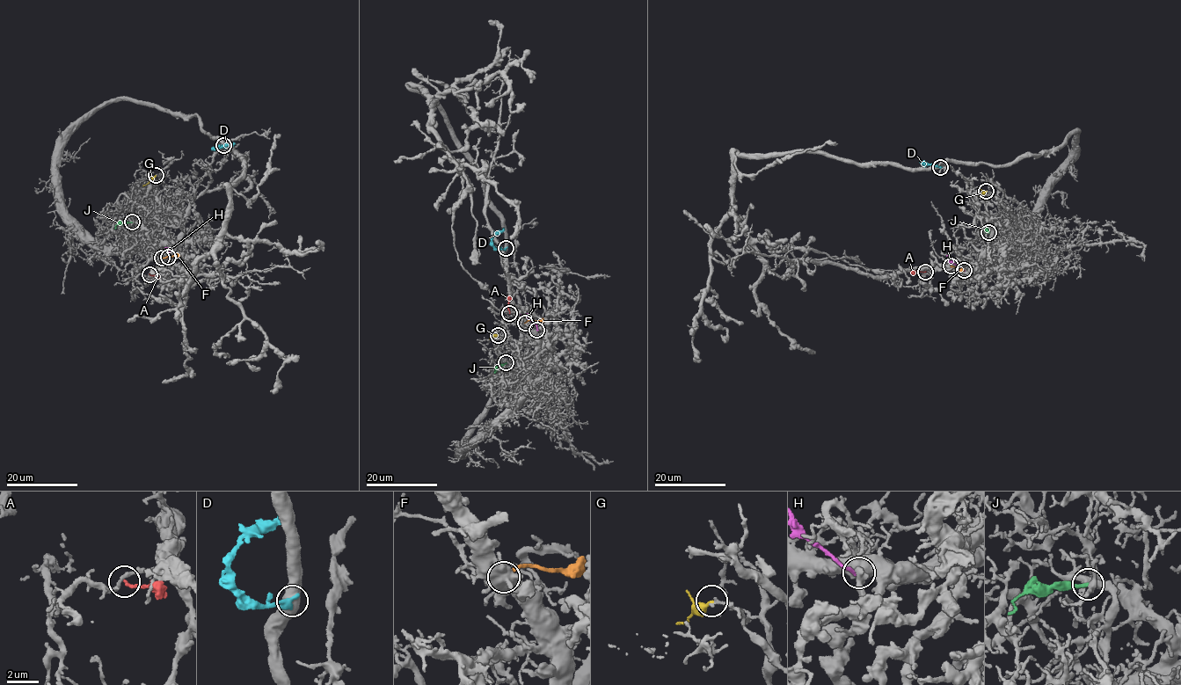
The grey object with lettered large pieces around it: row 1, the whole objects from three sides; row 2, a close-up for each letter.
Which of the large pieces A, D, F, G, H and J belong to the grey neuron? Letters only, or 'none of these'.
none of these

